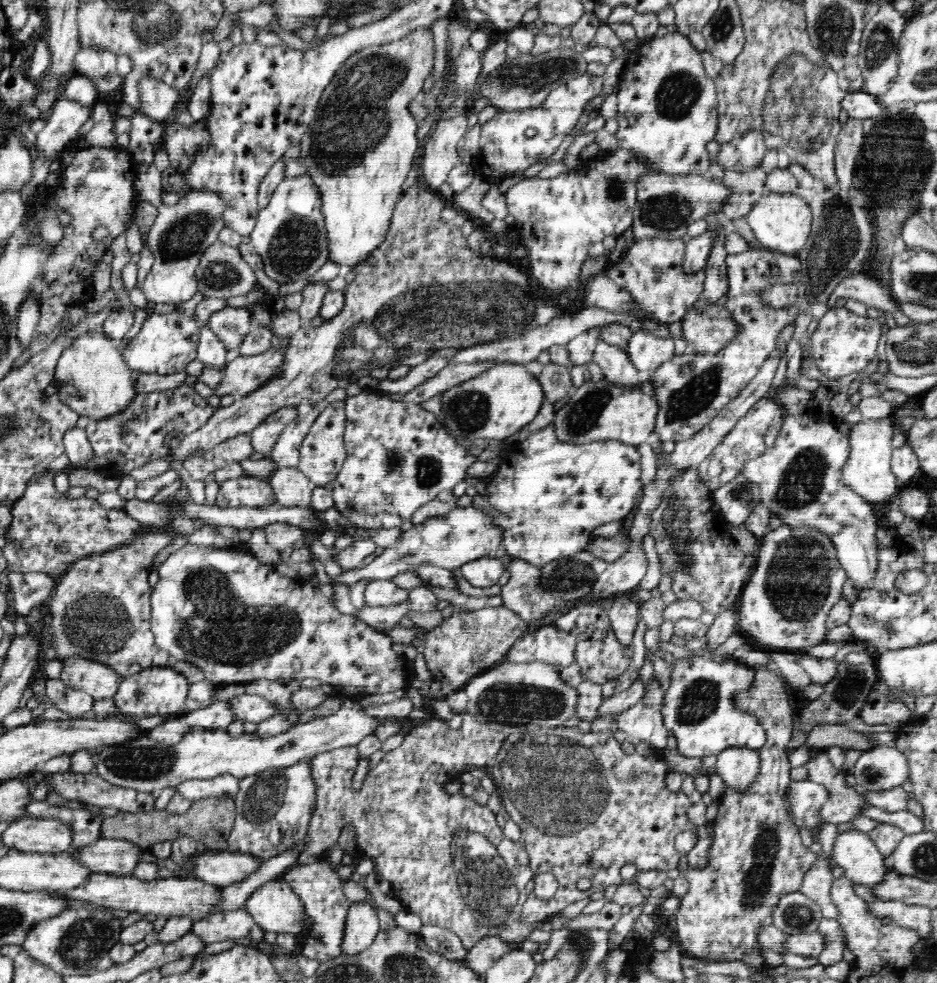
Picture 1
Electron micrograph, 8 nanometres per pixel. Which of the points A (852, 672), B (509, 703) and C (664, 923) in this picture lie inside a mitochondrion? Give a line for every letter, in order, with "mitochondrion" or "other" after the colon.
A: mitochondrion
B: mitochondrion
C: other

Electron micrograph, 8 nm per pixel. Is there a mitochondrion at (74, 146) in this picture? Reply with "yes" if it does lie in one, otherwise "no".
no

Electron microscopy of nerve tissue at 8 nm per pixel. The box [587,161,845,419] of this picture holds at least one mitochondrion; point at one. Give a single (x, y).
(669, 211)

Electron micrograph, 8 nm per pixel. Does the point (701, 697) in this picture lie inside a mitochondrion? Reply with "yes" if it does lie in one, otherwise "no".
yes

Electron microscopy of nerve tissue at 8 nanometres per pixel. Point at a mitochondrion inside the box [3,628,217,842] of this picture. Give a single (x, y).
(147, 763)

